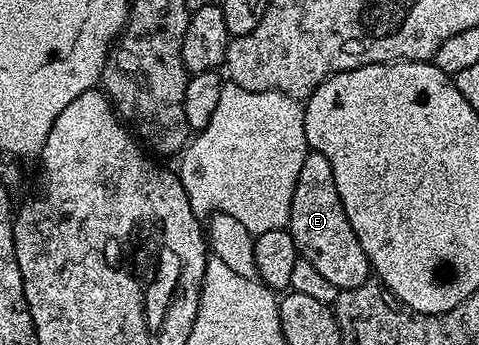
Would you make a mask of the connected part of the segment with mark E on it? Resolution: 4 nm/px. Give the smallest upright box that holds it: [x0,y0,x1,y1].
[288,151,372,290]

